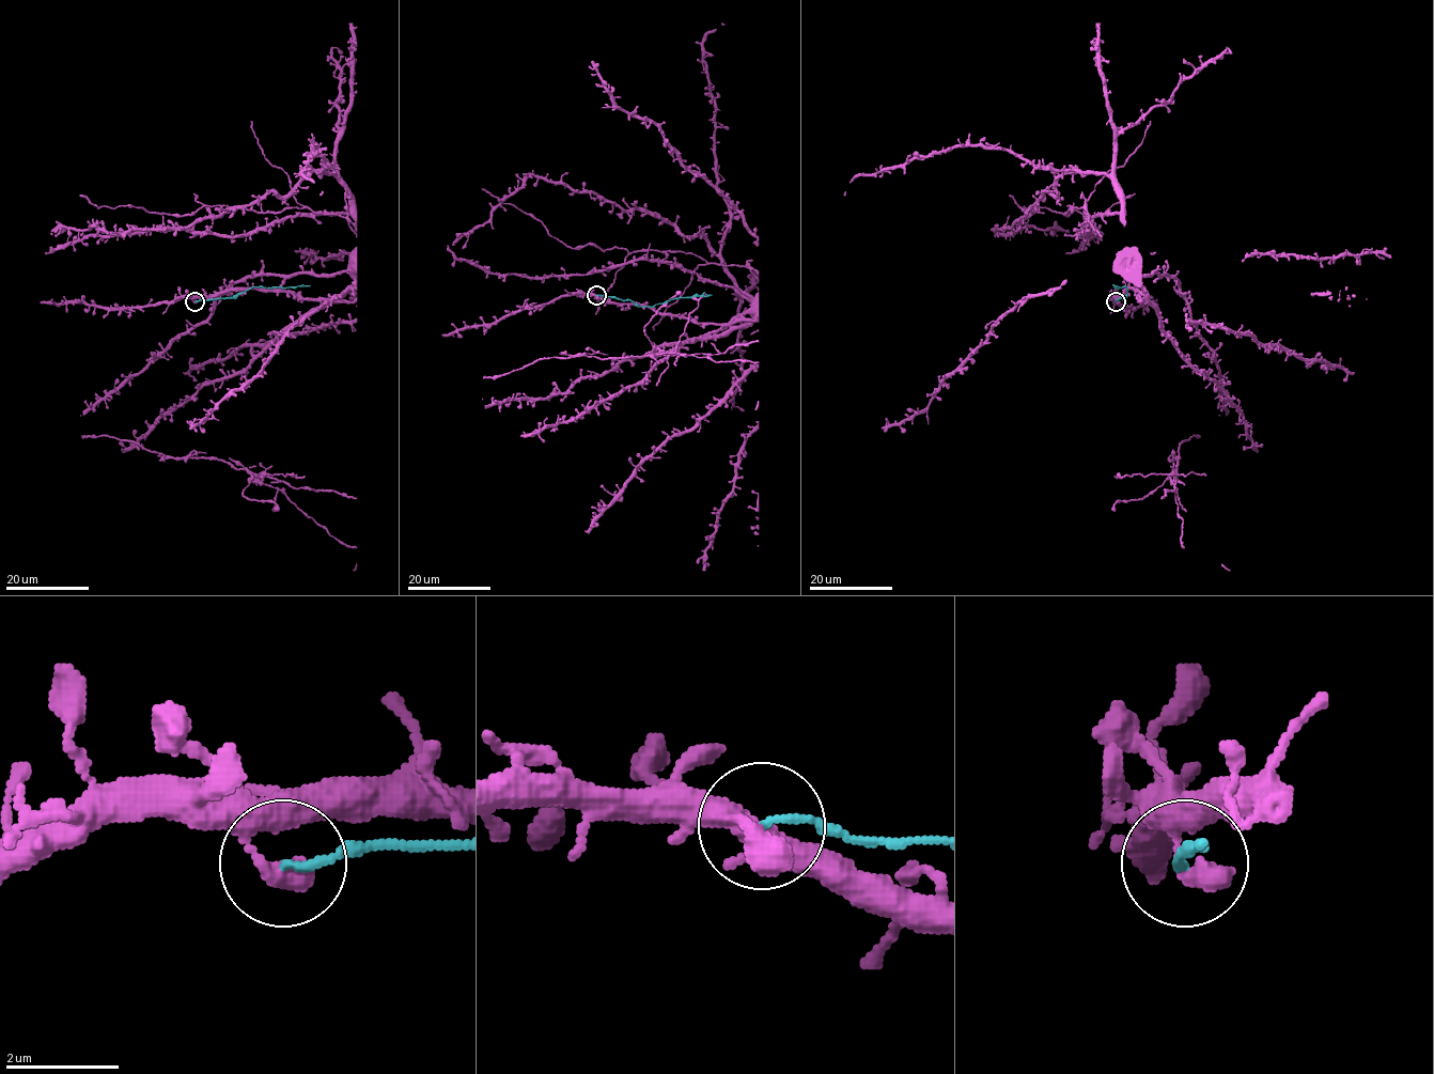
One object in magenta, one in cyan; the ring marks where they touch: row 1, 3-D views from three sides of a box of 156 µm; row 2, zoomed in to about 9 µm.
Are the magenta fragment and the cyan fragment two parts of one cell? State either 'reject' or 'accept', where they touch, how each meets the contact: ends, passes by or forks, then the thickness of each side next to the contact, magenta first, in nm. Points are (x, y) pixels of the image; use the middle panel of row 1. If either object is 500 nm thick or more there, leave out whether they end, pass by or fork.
reject; place (596, 295); calibres 500 and 130 nm

